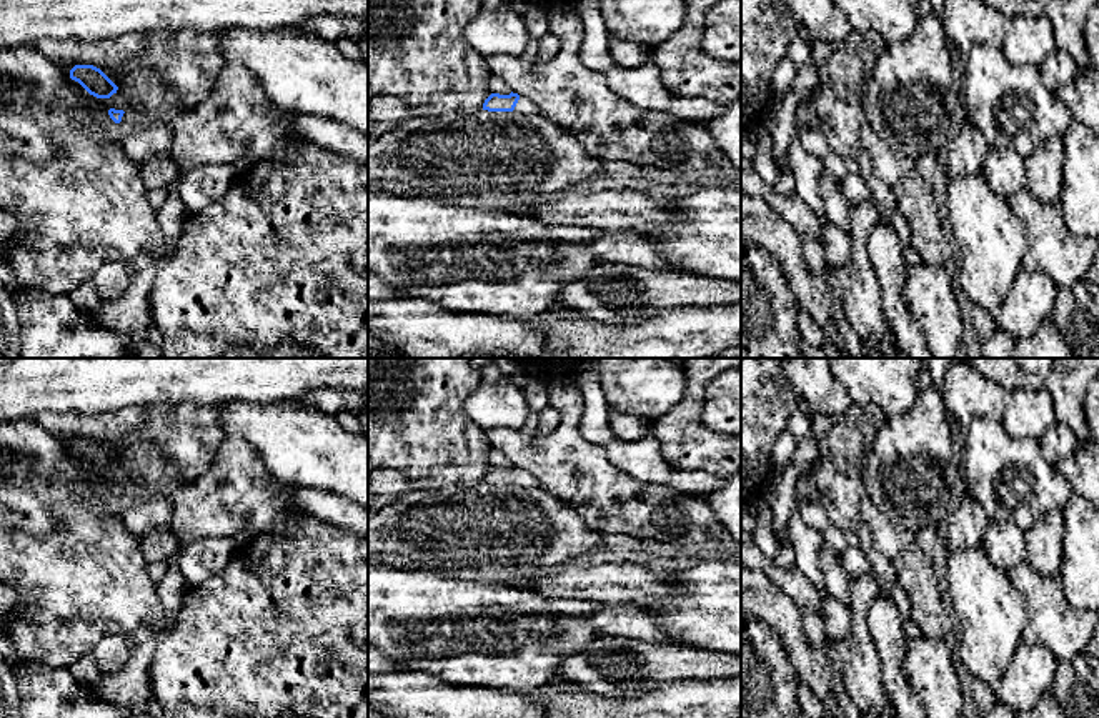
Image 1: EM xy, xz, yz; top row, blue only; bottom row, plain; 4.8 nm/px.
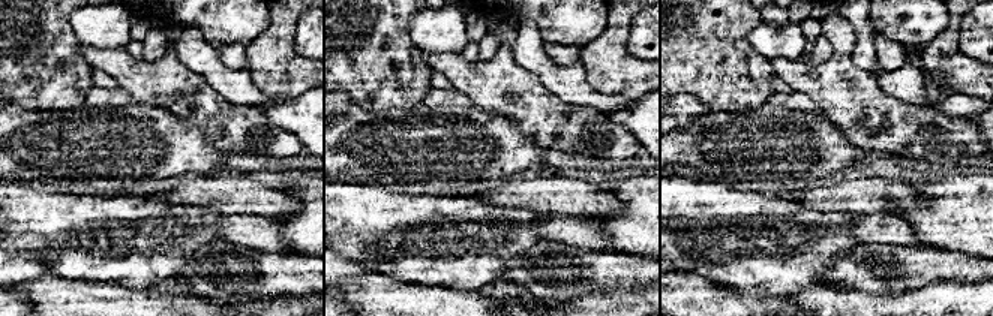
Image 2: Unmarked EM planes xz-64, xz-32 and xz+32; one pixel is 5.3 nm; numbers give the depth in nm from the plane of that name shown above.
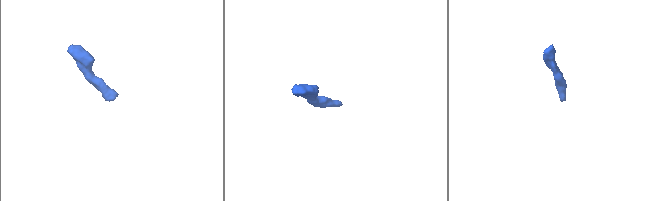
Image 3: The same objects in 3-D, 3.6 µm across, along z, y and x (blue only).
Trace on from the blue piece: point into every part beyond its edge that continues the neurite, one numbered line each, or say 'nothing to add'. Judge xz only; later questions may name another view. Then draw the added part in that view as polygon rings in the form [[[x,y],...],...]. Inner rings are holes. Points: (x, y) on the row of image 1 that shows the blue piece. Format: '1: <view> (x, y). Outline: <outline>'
1: xz (523, 105). Outline: [[[520,97],[515,110],[516,113],[523,113],[523,115],[535,115],[535,113],[540,113],[536,105],[533,102],[530,102],[528,98],[525,97]]]

